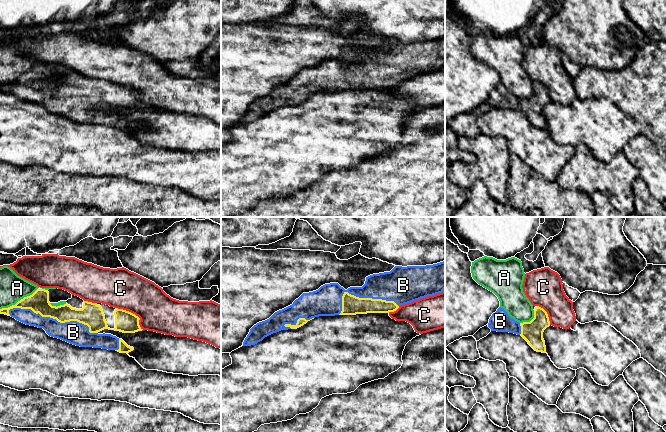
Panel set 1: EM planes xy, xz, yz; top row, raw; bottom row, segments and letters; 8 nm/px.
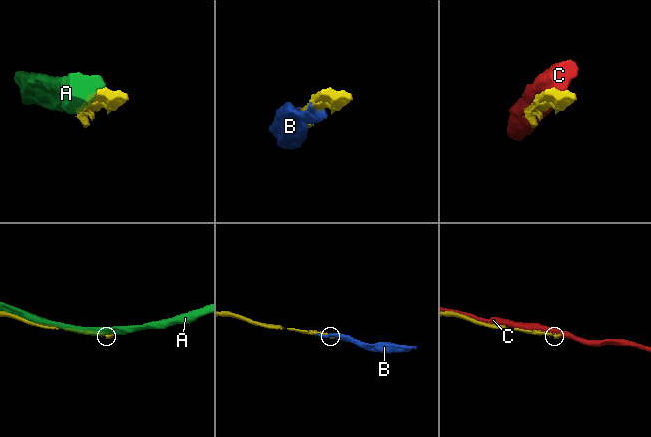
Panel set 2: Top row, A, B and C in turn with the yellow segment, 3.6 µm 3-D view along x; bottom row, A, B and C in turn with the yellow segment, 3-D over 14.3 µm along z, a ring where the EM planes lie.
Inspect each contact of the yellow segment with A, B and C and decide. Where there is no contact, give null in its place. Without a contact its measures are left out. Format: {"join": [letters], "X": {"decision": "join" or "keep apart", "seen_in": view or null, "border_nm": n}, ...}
{"join": ["B"], "A": {"decision": "keep apart", "seen_in": "xy", "border_nm": 340}, "B": {"decision": "join", "seen_in": "xy", "border_nm": 750}, "C": {"decision": "keep apart", "seen_in": "xy", "border_nm": 280}}

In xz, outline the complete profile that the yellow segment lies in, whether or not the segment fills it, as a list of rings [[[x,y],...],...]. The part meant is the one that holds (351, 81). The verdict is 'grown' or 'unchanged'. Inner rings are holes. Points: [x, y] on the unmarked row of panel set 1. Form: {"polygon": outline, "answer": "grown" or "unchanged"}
{"polygon": [[[445,37],[426,42],[395,42],[390,48],[366,53],[362,63],[350,63],[347,66],[338,59],[325,60],[316,67],[303,69],[292,81],[254,101],[245,114],[243,122],[255,121],[265,113],[281,106],[297,105],[319,92],[394,88],[401,81],[442,69],[444,65]]], "answer": "grown"}

